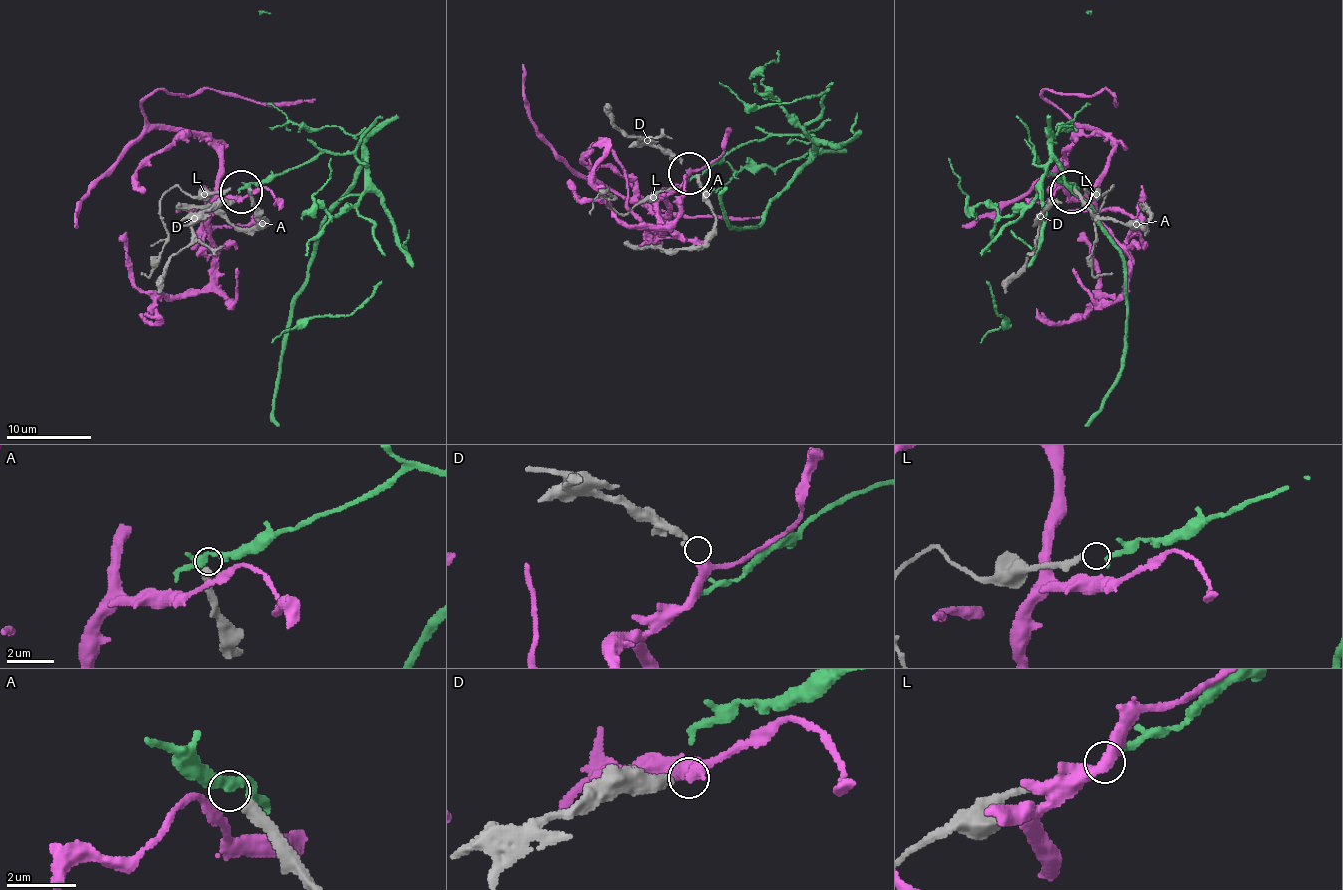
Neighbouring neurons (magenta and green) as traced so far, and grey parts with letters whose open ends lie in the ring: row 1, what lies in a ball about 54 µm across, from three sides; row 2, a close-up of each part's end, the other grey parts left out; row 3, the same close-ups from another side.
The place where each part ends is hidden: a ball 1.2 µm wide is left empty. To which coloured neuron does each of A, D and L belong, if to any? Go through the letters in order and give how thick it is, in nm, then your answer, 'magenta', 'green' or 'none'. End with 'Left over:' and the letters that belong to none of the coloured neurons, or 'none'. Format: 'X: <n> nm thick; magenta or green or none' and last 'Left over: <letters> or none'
A: 380 nm thick; none
D: 240 nm thick; magenta
L: 240 nm thick; green
Left over: A

